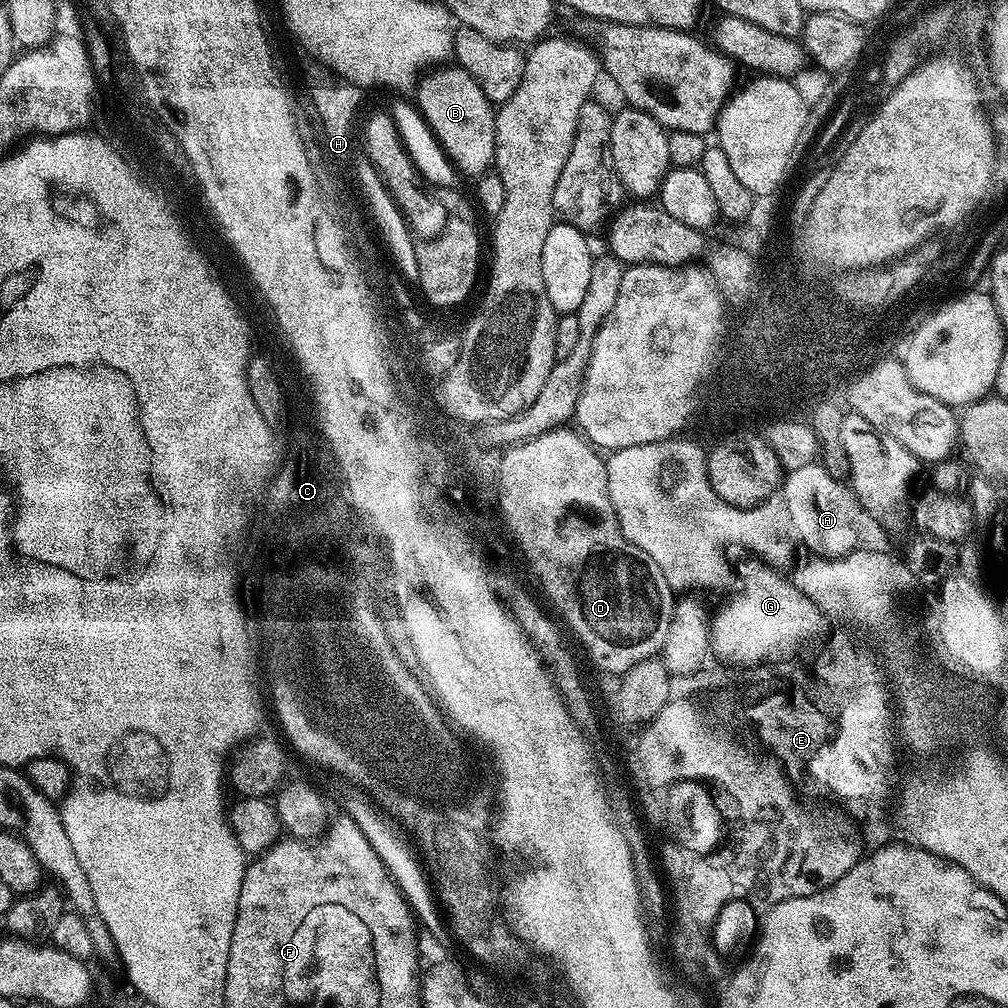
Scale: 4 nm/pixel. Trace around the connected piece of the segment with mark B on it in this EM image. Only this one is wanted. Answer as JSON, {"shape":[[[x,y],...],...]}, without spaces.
{"shape":[[[448,66],[433,67],[419,77],[414,104],[455,165],[455,171],[479,178],[493,167],[496,159],[496,112],[482,94],[479,82],[465,68],[444,67]]]}

